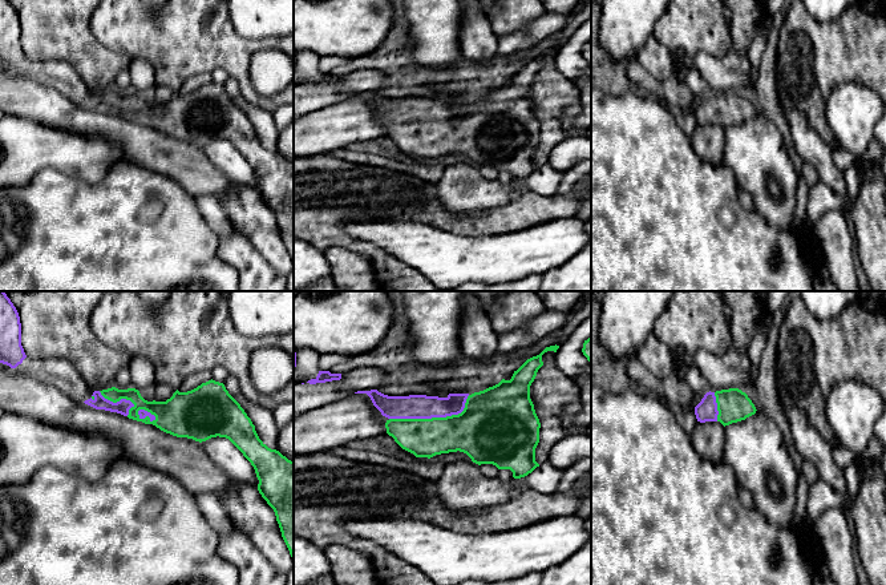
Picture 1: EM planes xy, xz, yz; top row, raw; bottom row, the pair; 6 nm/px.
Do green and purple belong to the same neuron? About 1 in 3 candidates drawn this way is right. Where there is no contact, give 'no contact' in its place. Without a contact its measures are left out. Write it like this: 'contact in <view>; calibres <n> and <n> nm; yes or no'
contact in xz; calibres 260 and 140 nm; yes

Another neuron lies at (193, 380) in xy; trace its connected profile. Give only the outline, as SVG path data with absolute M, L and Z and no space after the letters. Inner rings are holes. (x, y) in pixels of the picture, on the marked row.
M199 371L199 372L191 374L182 382L178 391L179 392L191 391L191 390L197 388L198 386L201 386L202 383L206 383L209 380L211 380L210 371Z

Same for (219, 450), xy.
M211 437L202 441L206 455L232 480L258 489L259 480L251 463L226 437Z

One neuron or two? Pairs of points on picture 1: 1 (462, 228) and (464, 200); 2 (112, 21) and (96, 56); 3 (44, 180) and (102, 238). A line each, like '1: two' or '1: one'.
1: two
2: two
3: one

